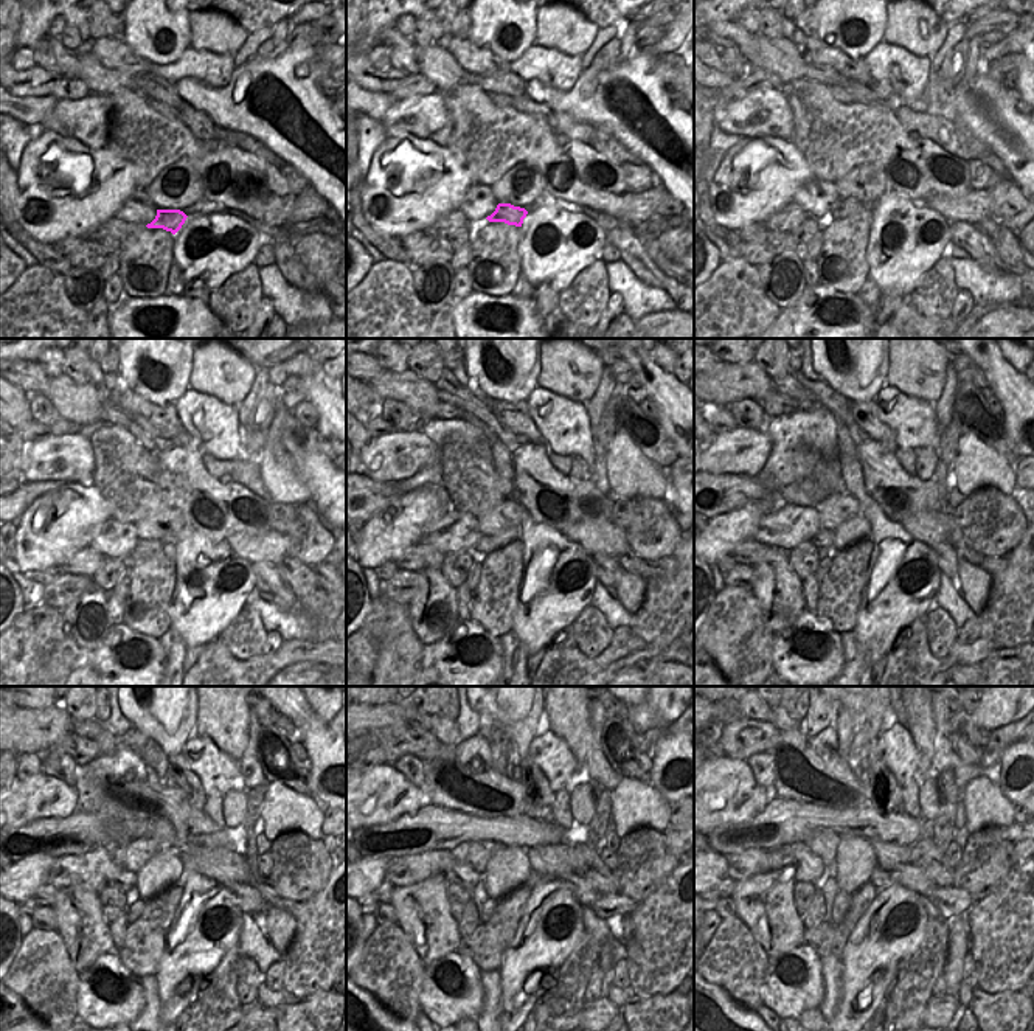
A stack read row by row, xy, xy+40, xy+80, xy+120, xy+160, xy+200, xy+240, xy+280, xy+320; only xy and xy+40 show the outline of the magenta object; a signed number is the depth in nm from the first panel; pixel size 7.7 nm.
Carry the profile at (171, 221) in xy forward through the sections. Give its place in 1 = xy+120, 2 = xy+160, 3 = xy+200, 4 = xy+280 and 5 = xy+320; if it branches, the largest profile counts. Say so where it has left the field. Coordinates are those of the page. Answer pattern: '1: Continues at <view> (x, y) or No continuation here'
1: Continues at xy+120 (143, 548)
2: Continues at xy+160 (485, 545)
3: Continues at xy+200 (825, 539)
4: Continues at xy+280 (463, 874)
5: Continues at xy+320 (808, 867).

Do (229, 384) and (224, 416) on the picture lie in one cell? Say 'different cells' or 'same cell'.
different cells

